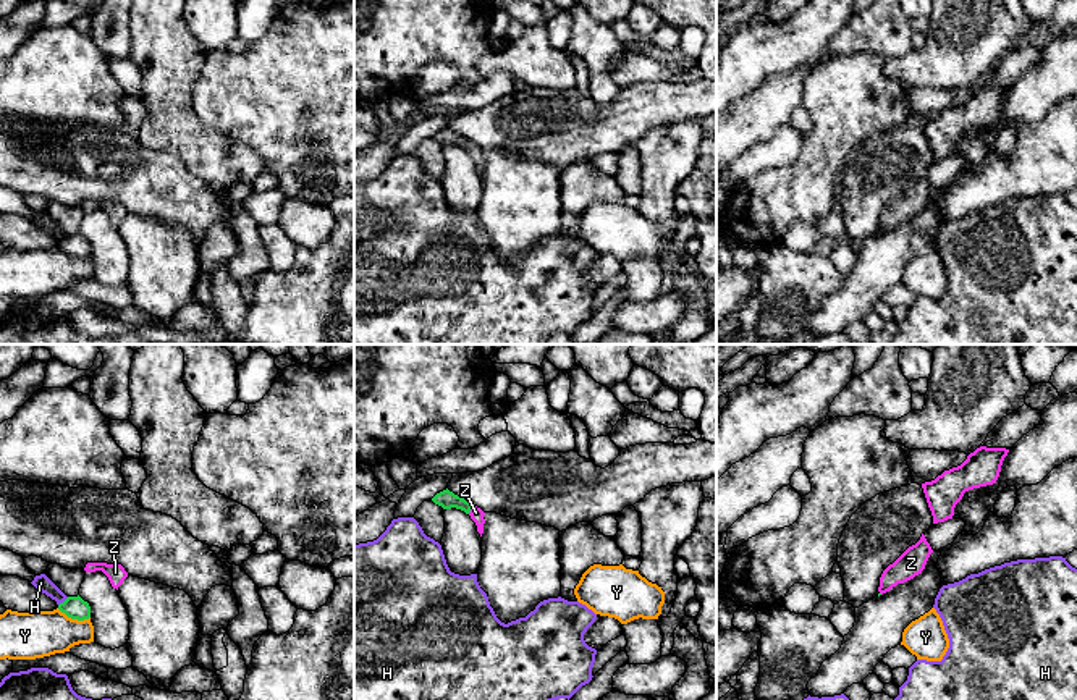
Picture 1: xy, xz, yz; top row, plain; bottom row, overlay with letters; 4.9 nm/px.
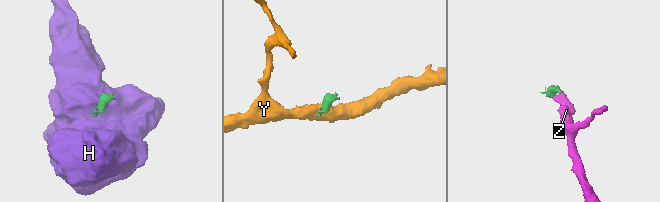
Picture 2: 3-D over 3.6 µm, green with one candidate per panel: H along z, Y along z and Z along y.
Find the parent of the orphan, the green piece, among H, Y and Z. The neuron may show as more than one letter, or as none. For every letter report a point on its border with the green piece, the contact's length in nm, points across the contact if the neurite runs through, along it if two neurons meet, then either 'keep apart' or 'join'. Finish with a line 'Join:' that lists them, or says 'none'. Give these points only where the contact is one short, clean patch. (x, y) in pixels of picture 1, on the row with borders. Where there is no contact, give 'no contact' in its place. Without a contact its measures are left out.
H: contact xy (65, 600); length 70 nm; border xy (68, 597), (59, 605); keep apart
Y: contact xy (73, 618); length 180 nm; border xy (57, 608), (71, 618), (89, 618); keep apart
Z: contact xz (471, 508); length 50 nm; way xz (447, 500), (471, 508), (476, 513); join
Join: Z

